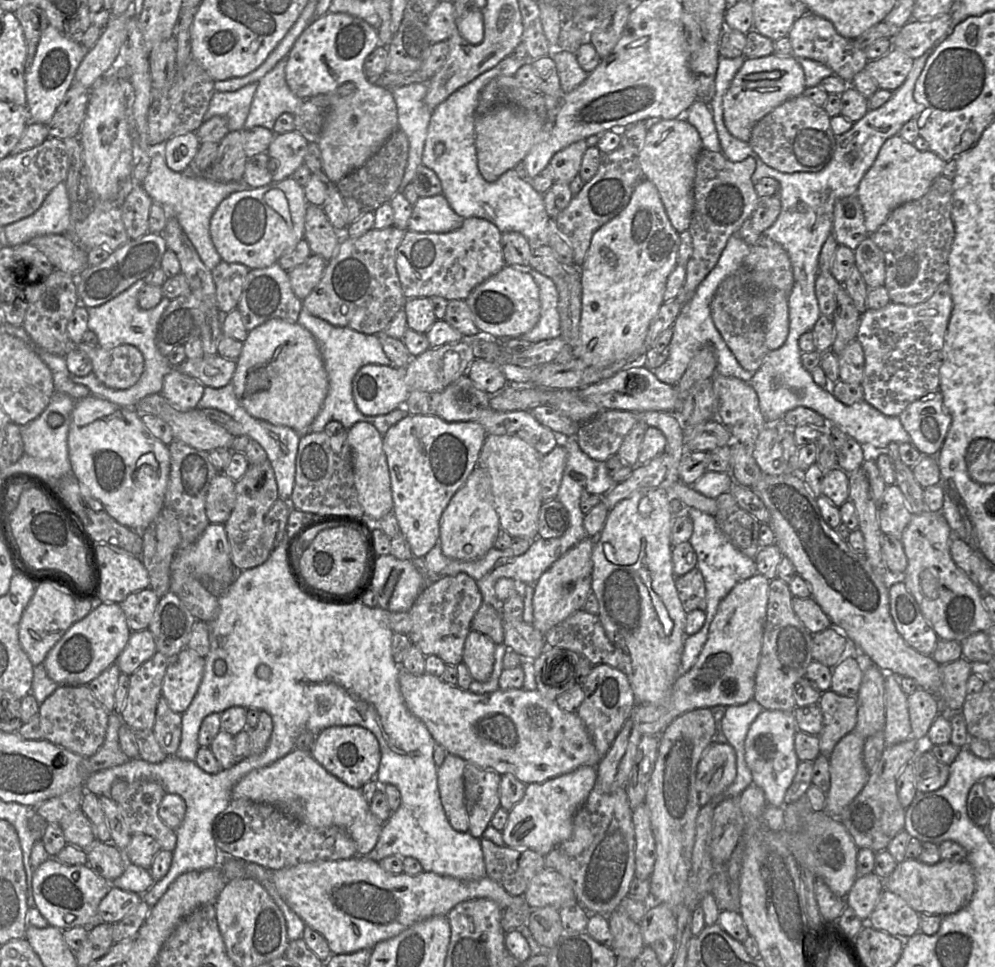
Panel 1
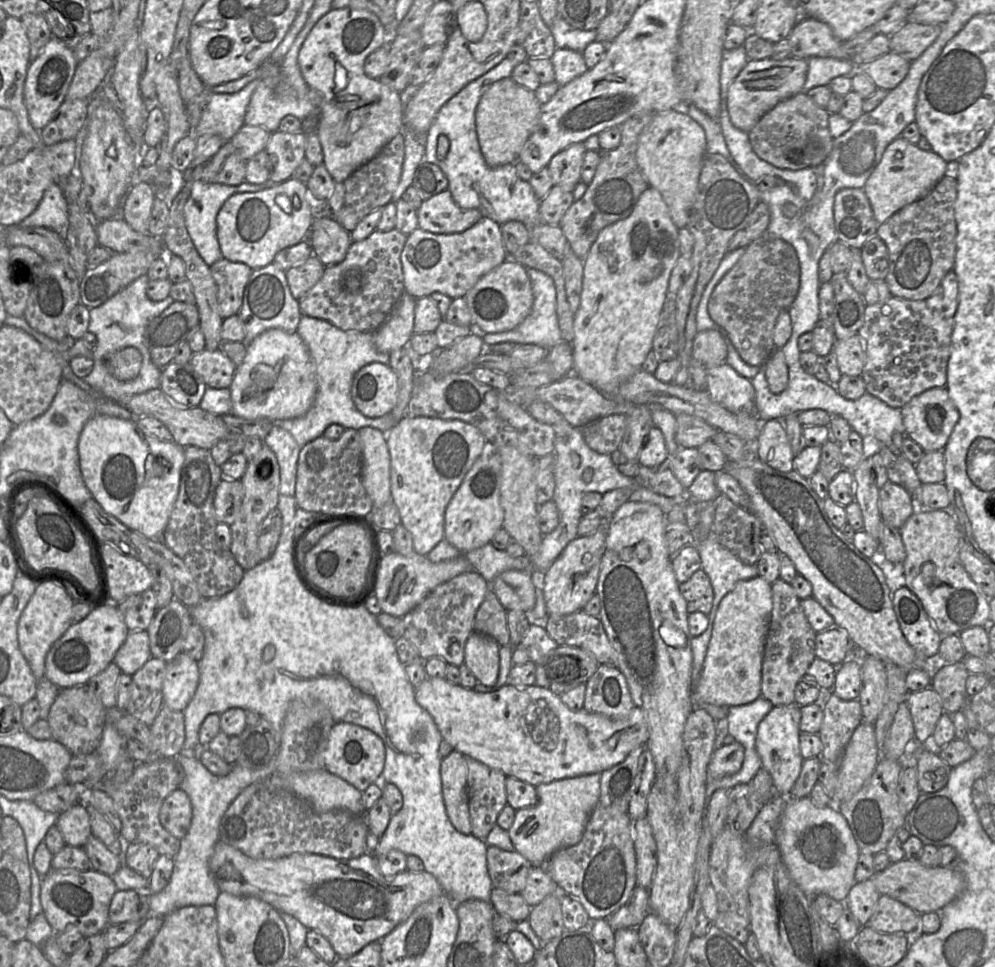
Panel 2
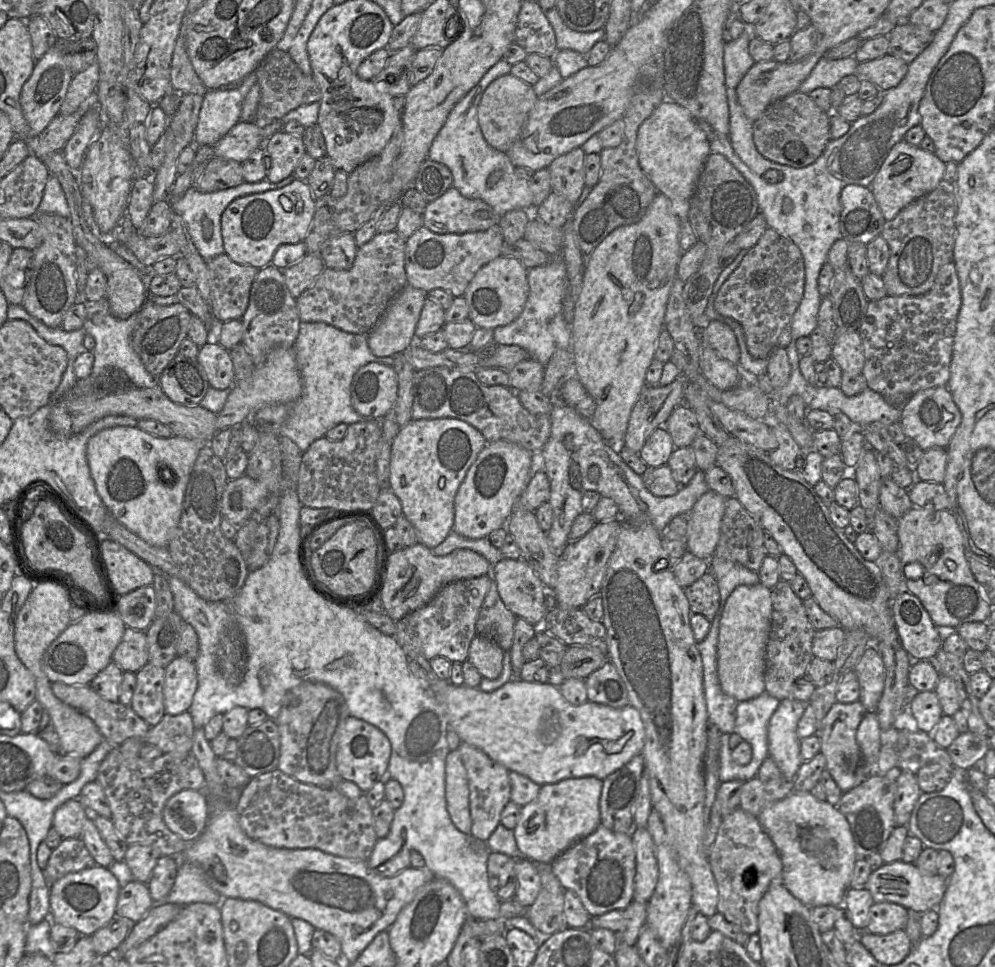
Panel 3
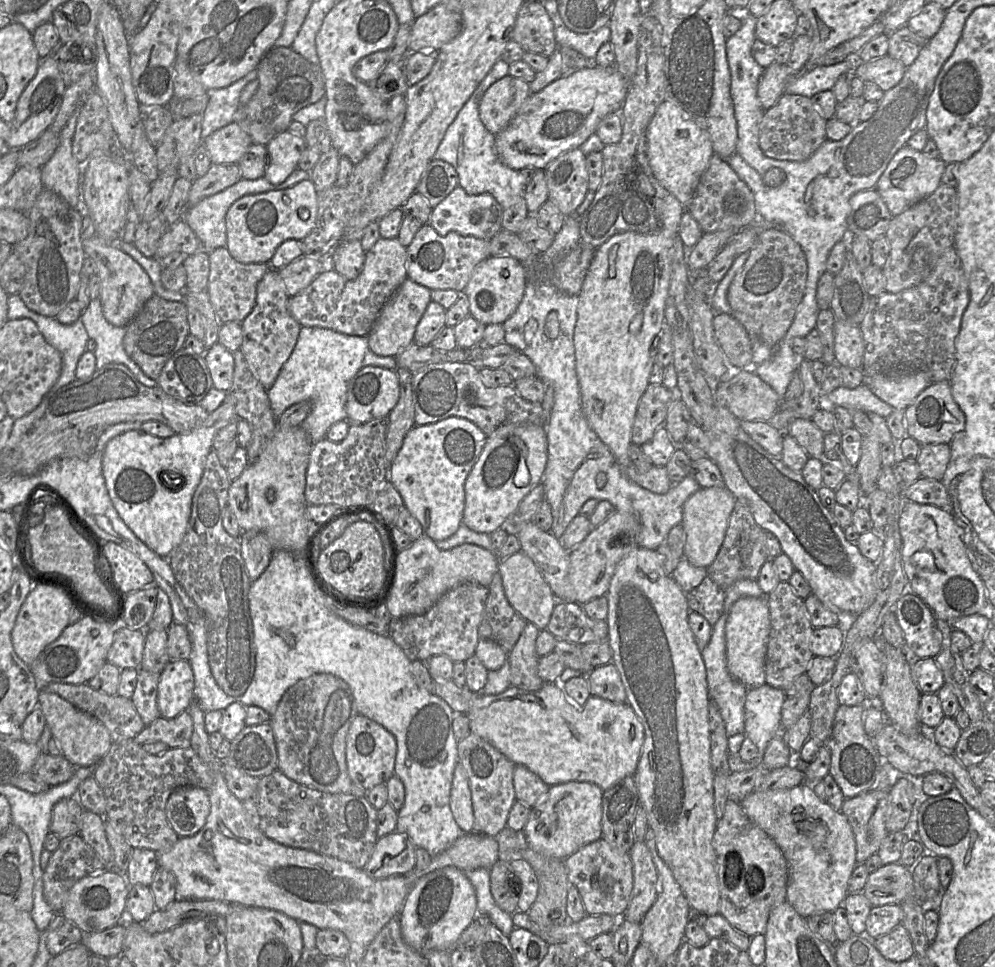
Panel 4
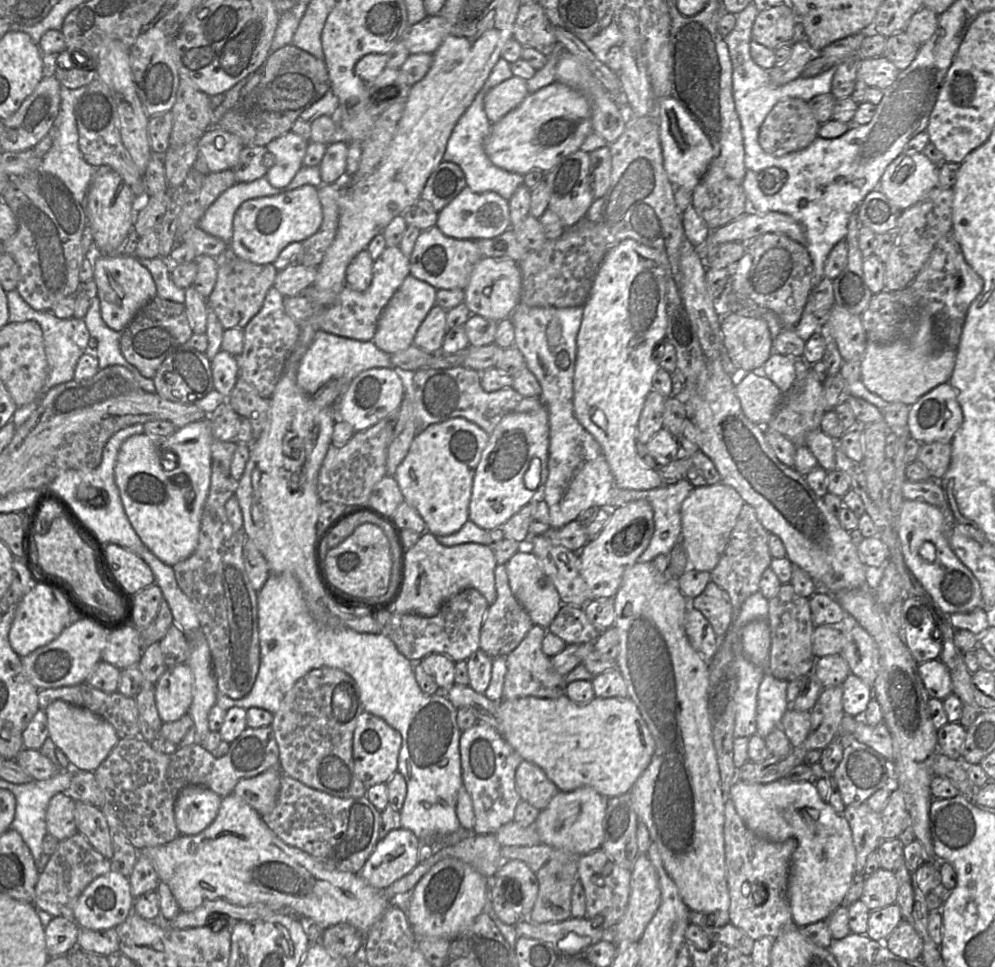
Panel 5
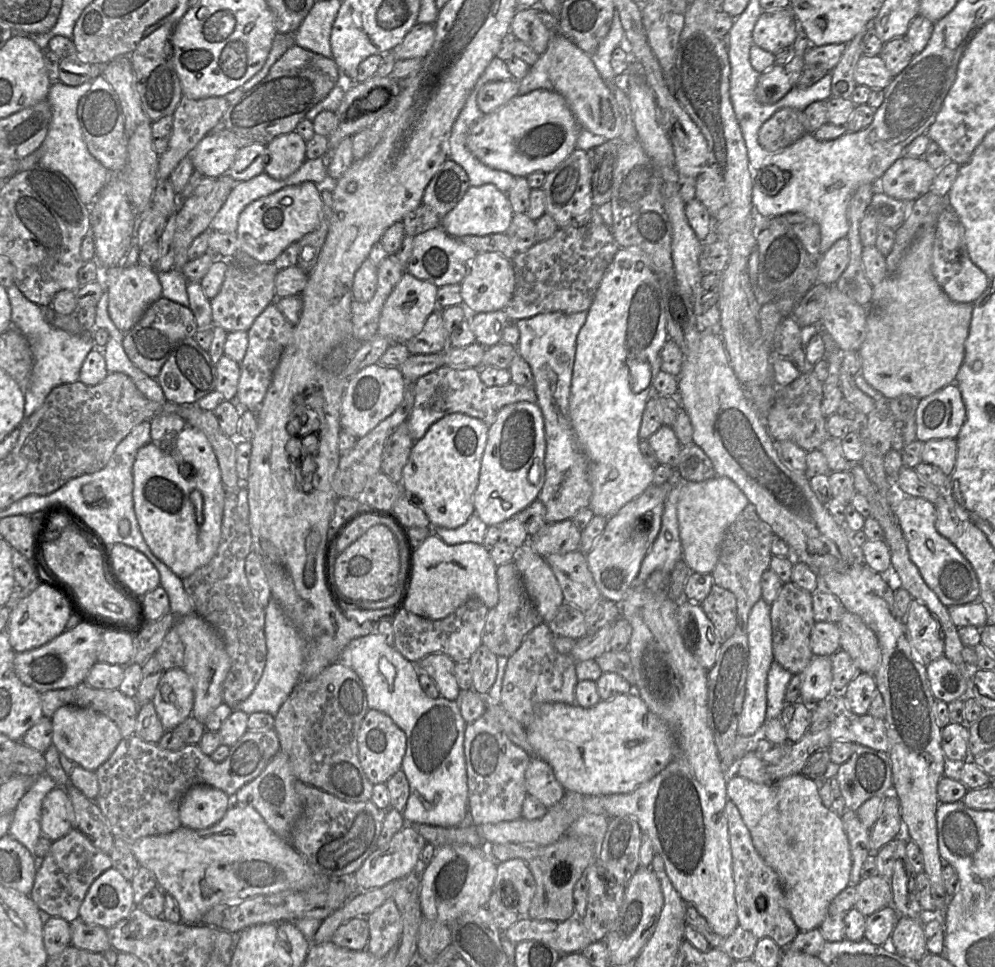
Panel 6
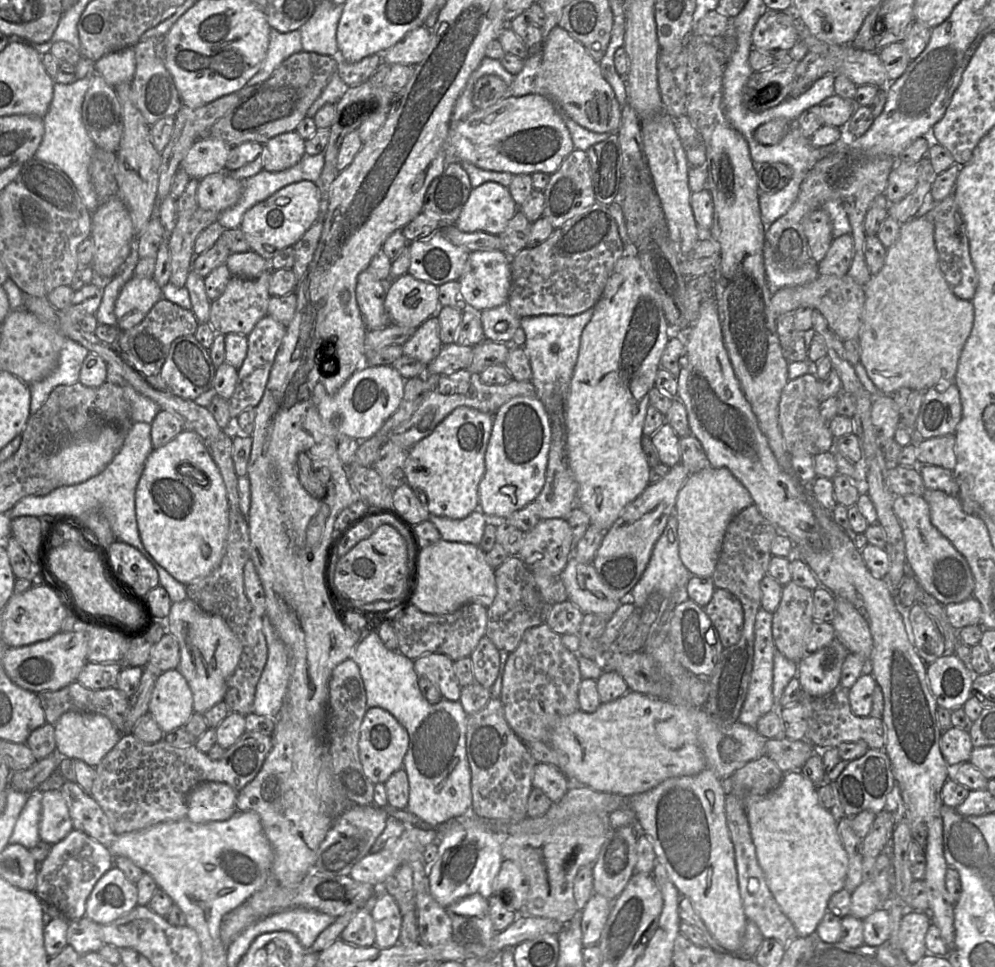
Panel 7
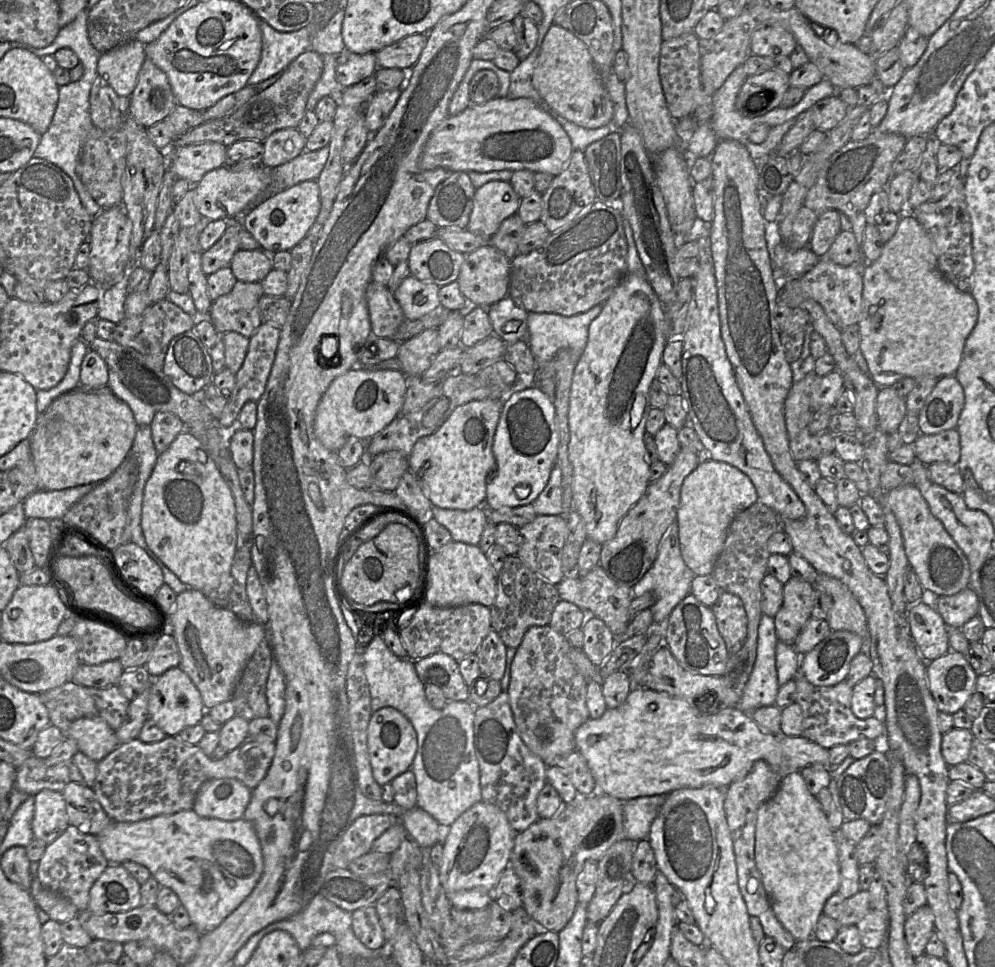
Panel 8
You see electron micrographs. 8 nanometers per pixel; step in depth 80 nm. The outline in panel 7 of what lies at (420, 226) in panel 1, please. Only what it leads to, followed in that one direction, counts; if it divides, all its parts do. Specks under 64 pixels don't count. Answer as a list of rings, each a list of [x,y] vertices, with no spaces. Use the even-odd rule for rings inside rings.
[[[493,181],[486,182],[471,190],[454,225],[462,232],[499,235],[518,210],[508,187]]]

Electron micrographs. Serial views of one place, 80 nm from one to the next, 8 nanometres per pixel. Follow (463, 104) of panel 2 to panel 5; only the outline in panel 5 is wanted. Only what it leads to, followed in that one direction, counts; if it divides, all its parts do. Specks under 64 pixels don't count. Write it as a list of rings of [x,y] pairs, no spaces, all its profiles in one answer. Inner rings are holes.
[[[499,58],[470,105],[455,123],[443,155],[444,161],[453,162],[461,167],[465,174],[467,187],[472,191],[477,193],[493,191],[507,201],[519,186],[522,184],[525,185],[524,177],[523,175],[512,173],[495,166],[488,158],[484,149],[484,143],[490,133],[492,124],[488,121],[483,110],[483,98],[489,89],[512,76],[510,63],[503,58]]]

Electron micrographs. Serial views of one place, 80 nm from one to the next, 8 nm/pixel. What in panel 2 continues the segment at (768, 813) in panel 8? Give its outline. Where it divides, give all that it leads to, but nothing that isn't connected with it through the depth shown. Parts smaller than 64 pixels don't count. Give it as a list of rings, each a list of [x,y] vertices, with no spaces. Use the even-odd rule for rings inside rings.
[[[787,797],[787,802],[776,828],[776,841],[781,859],[792,880],[808,896],[826,894],[831,898],[845,902],[854,885],[855,870],[860,849],[852,835],[847,820],[835,805],[819,807],[810,797],[795,799]]]

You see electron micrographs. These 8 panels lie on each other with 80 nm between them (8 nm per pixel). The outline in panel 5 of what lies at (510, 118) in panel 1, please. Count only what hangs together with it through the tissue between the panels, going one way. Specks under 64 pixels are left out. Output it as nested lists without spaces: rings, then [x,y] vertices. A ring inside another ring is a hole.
[[[512,76],[493,86],[483,98],[483,110],[491,124],[516,108],[528,95],[526,80]]]

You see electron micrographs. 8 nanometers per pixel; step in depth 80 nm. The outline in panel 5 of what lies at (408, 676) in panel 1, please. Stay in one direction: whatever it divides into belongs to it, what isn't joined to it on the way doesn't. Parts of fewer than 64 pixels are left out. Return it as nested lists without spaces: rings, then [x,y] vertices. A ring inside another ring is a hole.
[[[566,694],[558,698],[524,697],[515,700],[504,700],[499,702],[499,716],[502,724],[502,736],[507,743],[521,756],[524,761],[529,761],[539,766],[547,777],[556,785],[559,791],[571,792],[580,787],[591,787],[605,798],[612,798],[628,793],[632,790],[635,782],[650,764],[655,750],[655,741],[647,724],[642,718],[636,704],[629,698],[600,698],[595,697],[586,705],[578,705]]]

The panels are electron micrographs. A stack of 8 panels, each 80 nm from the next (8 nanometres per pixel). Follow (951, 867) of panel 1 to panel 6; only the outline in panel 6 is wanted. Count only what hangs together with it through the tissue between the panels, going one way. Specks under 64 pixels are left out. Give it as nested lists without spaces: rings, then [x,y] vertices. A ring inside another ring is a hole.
[[[880,875],[863,878],[856,886],[856,908],[865,917],[892,905],[890,881]]]

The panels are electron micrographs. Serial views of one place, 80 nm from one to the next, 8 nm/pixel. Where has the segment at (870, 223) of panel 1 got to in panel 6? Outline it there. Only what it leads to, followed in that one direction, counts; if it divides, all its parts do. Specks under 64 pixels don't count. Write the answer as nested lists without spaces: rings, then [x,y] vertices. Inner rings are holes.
[[[901,156],[881,177],[878,189],[898,200],[915,201],[931,190],[936,172],[924,157]]]

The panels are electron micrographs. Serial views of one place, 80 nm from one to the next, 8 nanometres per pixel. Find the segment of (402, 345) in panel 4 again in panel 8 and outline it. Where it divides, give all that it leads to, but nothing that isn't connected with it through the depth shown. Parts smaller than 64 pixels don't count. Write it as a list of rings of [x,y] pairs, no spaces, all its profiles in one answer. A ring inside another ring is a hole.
[[[411,274],[403,280],[401,285],[393,292],[393,295],[398,301],[405,318],[417,320],[440,309],[439,288],[435,283],[421,281]]]

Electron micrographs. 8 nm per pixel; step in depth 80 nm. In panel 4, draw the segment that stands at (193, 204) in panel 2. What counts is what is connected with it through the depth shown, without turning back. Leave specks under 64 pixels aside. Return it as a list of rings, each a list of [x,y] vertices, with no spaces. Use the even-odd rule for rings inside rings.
[[[298,168],[293,171],[283,183],[278,185],[271,184],[265,177],[255,180],[246,180],[242,178],[235,185],[203,199],[191,208],[187,208],[183,220],[199,238],[203,249],[207,252],[211,252],[217,248],[226,247],[227,245],[226,214],[235,201],[247,195],[262,194],[273,190],[287,189],[304,180],[310,180],[310,172],[303,171]]]

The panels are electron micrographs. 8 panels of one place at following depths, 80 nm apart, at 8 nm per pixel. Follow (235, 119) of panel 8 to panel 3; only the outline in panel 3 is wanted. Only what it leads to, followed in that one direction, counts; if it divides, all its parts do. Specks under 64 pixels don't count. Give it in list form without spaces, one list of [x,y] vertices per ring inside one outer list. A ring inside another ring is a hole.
[[[273,48],[255,70],[261,96],[253,122],[262,130],[264,139],[283,129],[283,117],[291,110],[320,102],[321,92],[312,75],[304,74],[287,51]]]

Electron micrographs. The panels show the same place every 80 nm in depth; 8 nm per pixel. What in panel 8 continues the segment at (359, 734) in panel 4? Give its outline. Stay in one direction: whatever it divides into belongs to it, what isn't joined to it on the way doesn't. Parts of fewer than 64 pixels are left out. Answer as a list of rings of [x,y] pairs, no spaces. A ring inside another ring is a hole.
[[[384,707],[372,713],[367,729],[367,748],[374,780],[379,786],[391,784],[399,775],[411,769],[418,747],[417,734],[409,719],[392,707]]]

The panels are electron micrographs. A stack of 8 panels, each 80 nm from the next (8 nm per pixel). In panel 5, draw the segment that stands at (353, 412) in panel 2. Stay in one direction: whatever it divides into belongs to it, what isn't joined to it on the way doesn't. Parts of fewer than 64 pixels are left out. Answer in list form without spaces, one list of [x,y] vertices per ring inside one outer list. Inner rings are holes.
[[[319,330],[300,361],[297,385],[312,396],[332,379],[352,381],[361,372],[370,368],[394,368],[391,355],[379,350],[372,341],[354,340]]]

